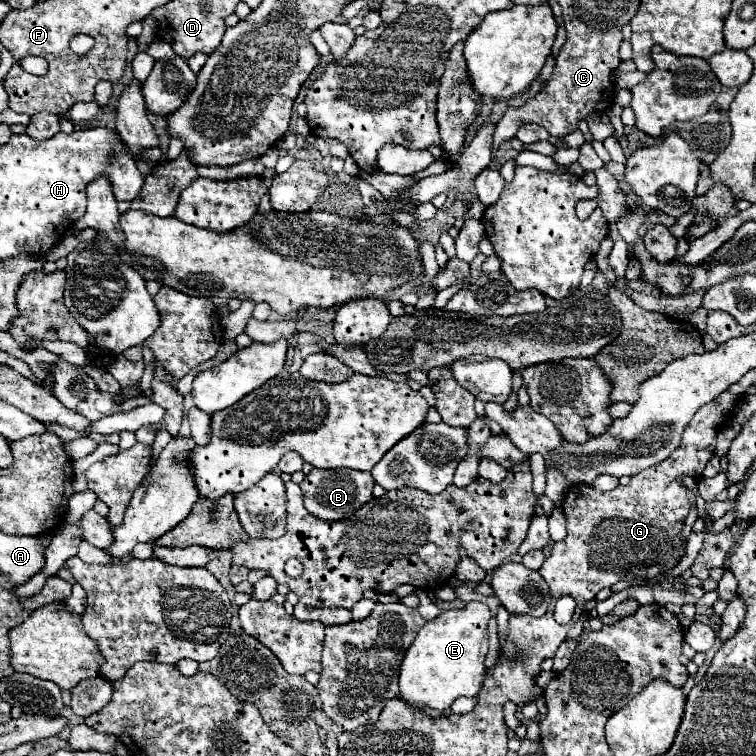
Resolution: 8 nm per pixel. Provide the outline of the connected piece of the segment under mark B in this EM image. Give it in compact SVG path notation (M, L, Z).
M312 468L312 472L304 478L300 488L304 494L304 506L312 516L326 522L336 522L336 520L346 520L354 516L354 512L360 510L372 498L374 480L369 471L348 468L336 468L336 470Z

